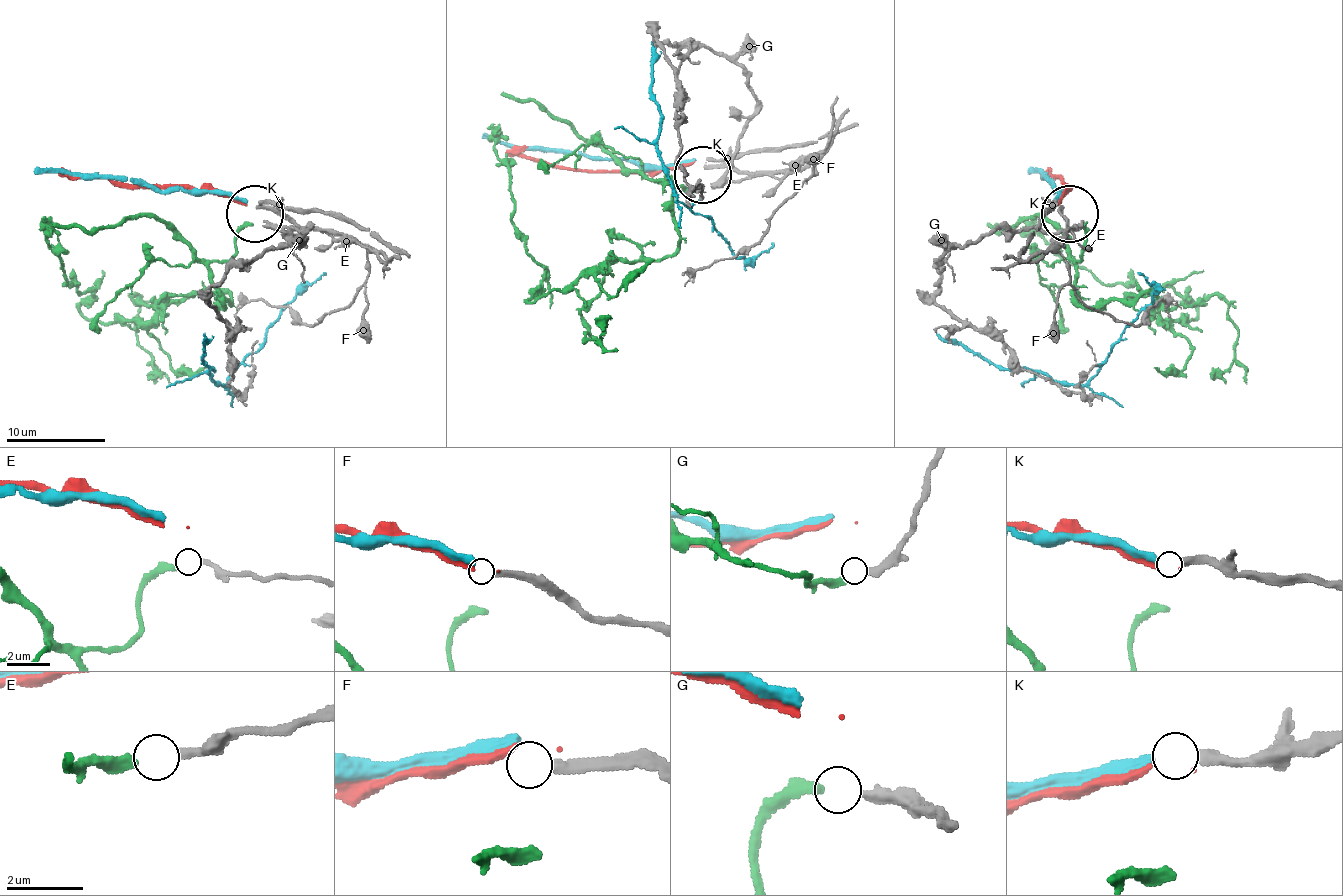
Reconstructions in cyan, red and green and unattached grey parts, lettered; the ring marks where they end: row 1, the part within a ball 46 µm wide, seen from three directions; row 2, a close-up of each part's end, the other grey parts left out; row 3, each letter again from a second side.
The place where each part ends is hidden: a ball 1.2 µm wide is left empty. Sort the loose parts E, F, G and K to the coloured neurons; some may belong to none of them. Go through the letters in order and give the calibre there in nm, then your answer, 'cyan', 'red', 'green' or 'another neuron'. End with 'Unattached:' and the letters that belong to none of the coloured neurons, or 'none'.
E: calibre 240 nm; another neuron
F: calibre 280 nm; another neuron
G: calibre 320 nm; green
K: calibre 320 nm; cyan
Unattached: E, F

